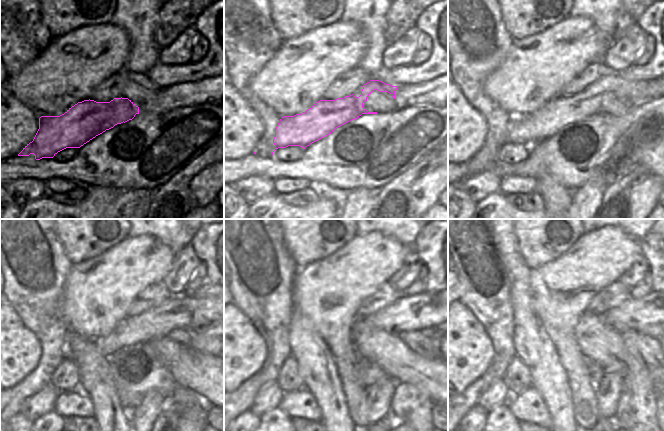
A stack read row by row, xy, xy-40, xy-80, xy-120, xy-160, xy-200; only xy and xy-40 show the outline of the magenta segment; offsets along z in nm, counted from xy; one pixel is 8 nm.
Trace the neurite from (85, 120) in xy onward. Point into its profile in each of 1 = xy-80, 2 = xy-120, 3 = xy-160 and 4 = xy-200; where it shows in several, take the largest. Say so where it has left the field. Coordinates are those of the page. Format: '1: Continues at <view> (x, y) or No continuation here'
1: Continues at xy-80 (561, 111)
2: Continues at xy-120 (191, 312)
3: Continues at xy-160 (427, 310)
4: Continues at xy-200 (634, 314).

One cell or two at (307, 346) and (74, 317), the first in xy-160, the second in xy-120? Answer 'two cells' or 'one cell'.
two cells

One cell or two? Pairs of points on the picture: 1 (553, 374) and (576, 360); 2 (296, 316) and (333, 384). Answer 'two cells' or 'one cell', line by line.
1: two cells
2: one cell

